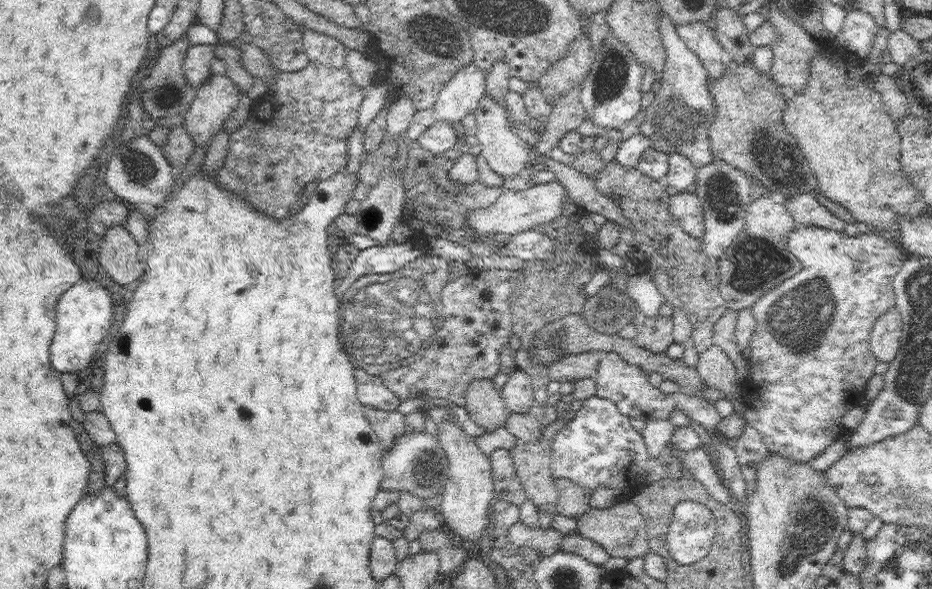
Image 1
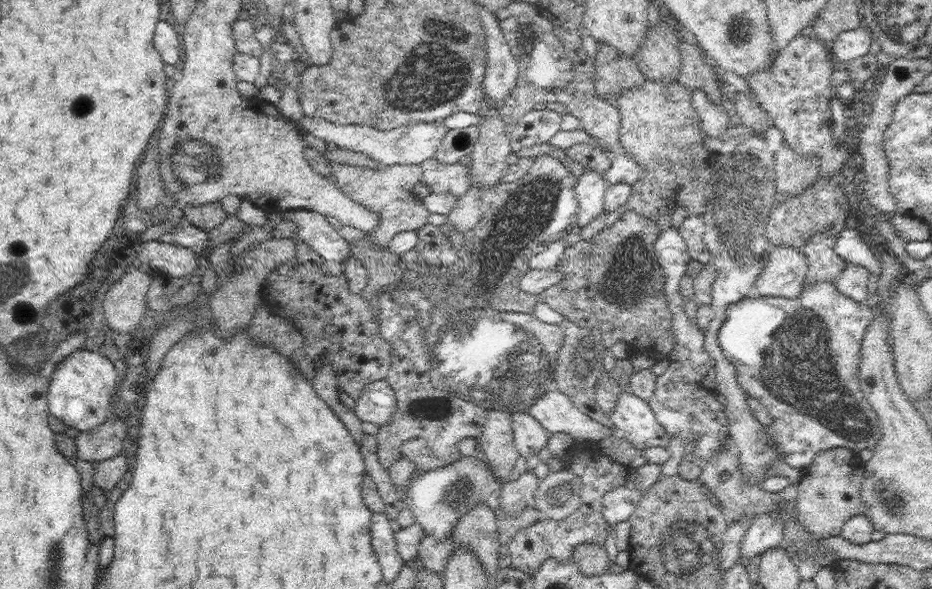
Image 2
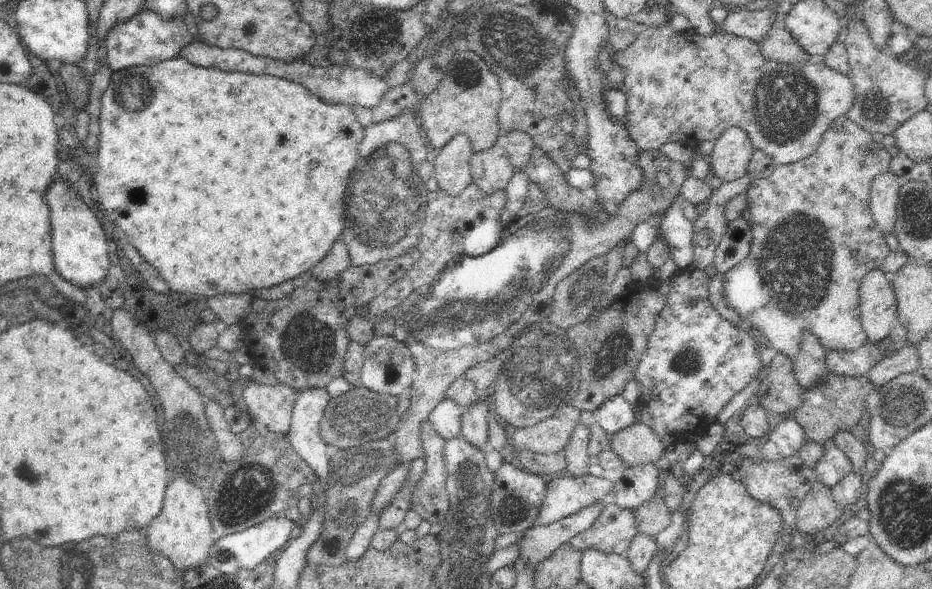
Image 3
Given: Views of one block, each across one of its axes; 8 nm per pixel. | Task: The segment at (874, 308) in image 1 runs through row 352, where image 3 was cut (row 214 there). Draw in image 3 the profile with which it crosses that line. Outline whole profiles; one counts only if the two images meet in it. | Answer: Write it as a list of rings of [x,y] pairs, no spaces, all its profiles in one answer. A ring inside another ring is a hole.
[[[846,115],[838,118],[834,124],[823,134],[822,140],[814,154],[808,158],[799,160],[795,163],[780,165],[775,167],[774,172],[763,179],[754,179],[748,187],[750,210],[747,211],[747,219],[751,228],[751,249],[743,261],[738,262],[730,270],[724,273],[724,288],[727,298],[727,304],[739,314],[741,325],[748,327],[750,331],[758,330],[767,339],[767,348],[774,349],[778,353],[784,353],[792,360],[797,358],[799,346],[805,332],[814,333],[820,344],[828,351],[853,351],[864,347],[868,342],[867,334],[861,325],[859,315],[859,286],[863,278],[874,269],[880,269],[888,254],[890,248],[884,241],[883,234],[878,231],[877,222],[872,218],[870,208],[870,189],[872,181],[884,171],[889,169],[892,156],[881,143],[872,139],[872,135],[858,126]]]

